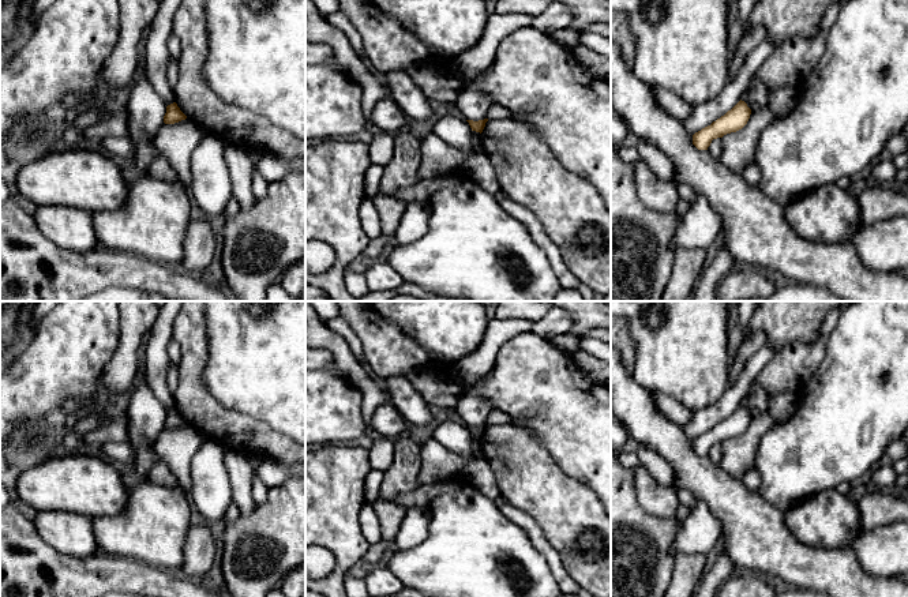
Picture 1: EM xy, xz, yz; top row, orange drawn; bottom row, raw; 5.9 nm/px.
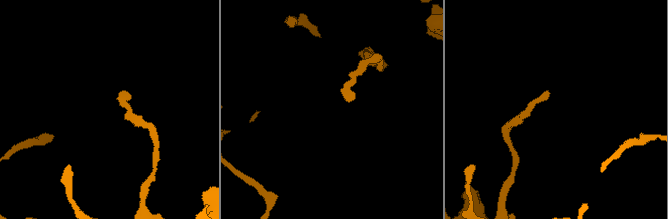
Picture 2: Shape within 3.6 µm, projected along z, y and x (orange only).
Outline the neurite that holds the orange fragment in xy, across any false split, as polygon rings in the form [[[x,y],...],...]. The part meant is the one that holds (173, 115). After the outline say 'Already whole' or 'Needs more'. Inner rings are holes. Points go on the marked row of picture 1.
[[[176,102],[166,106],[166,113],[164,116],[165,124],[175,124],[185,119],[187,116],[180,110]]]. Already whole

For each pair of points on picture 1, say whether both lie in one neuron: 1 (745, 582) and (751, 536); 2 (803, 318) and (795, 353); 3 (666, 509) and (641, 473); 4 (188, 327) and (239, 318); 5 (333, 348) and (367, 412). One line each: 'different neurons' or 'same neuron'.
1: different neurons
2: different neurons
3: same neuron
4: different neurons
5: same neuron

